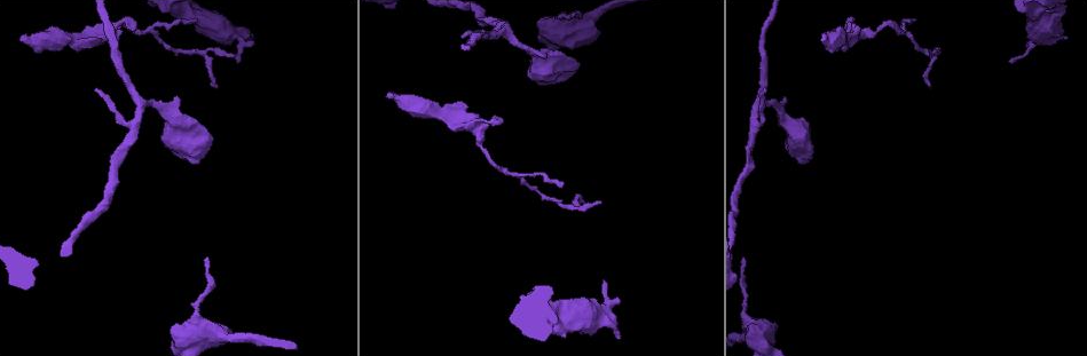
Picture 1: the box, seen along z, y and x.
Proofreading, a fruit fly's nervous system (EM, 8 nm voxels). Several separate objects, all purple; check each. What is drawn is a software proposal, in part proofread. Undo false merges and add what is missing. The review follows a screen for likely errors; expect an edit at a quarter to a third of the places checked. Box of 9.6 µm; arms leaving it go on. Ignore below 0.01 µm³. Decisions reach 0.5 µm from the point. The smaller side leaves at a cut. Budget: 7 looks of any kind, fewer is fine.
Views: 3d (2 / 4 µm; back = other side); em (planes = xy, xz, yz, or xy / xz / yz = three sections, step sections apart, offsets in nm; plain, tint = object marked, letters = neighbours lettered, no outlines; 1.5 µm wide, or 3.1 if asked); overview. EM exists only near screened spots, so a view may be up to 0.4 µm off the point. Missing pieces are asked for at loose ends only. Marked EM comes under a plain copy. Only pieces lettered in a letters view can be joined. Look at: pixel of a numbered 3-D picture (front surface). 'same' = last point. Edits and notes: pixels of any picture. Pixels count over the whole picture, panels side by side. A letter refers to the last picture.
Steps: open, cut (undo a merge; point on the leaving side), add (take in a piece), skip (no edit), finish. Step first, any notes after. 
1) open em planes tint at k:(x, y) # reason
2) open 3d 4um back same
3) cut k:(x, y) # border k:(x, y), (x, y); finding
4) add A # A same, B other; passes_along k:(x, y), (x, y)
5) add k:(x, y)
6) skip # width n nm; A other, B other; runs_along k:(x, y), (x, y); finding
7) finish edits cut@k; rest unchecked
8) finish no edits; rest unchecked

open 3d 4um at 1:(206, 257) # thin end

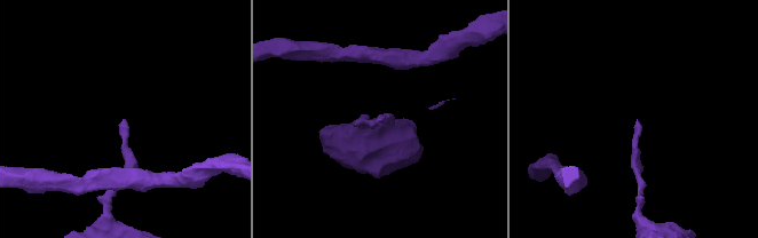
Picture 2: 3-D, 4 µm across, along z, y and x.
open em planes letters at 2:(377, 120) # need the tissue

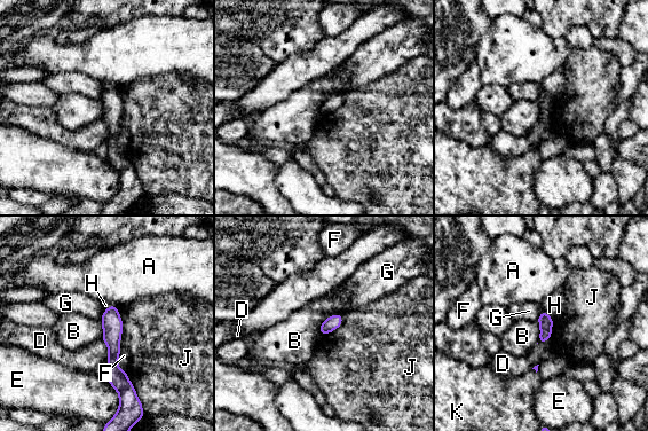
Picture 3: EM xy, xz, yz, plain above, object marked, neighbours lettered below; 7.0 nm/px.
skip # width 100 nm; longest_contact J 300 nm; A other, B other, D other, E other, F other, G other, H other, J other, K other; no lettered piece goes on from it

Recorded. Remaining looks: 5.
open em planes letters at 1:(393, 97) # branch stops here

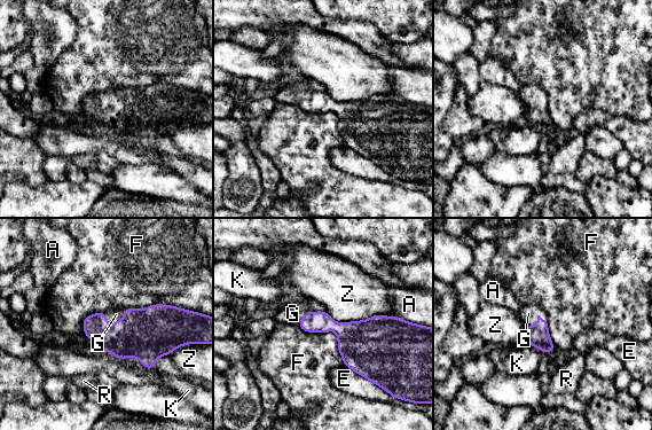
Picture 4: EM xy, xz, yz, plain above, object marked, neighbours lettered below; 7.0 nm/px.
add G # width 150 nm; A other, E other, F other, G same, K other, R other, Z other; passes_along 4:(147, 334), (119, 320), (116, 314); the neuron continues

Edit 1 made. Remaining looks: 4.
open 3d 2um at 1:(463, 36) # branch stops here

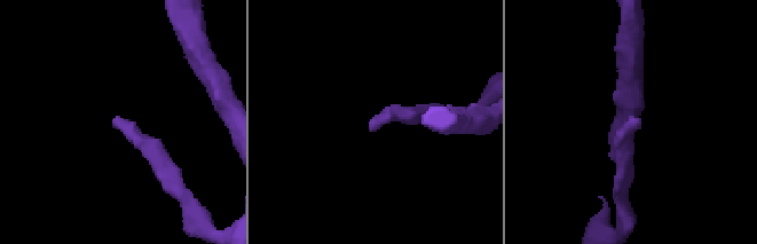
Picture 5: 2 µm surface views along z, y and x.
open em planes tint at 5:(638, 118) # need the tissue

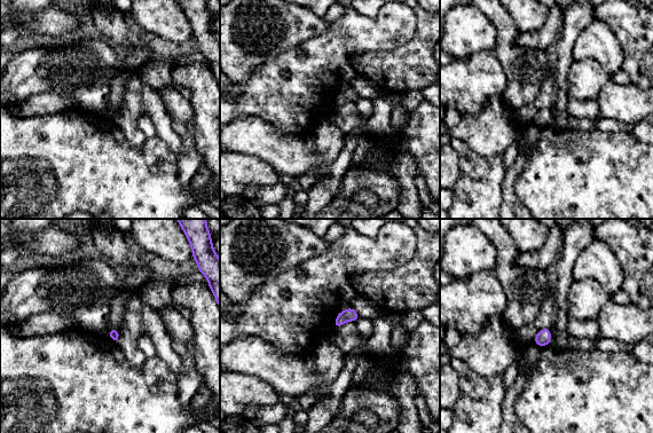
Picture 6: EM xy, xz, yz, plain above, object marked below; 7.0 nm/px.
open em planes letters same # what lies round it

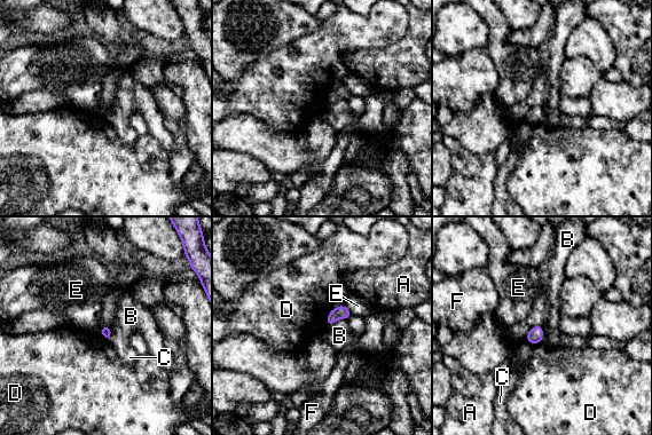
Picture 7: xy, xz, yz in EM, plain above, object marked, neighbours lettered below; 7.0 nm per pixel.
skip # width 80 nm; A other, B other, C other, D other, E other, F other; border 7:(342, 302), (352, 314); no lettered piece goes on from it

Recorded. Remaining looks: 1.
finish edits add@4; rest unchecked

